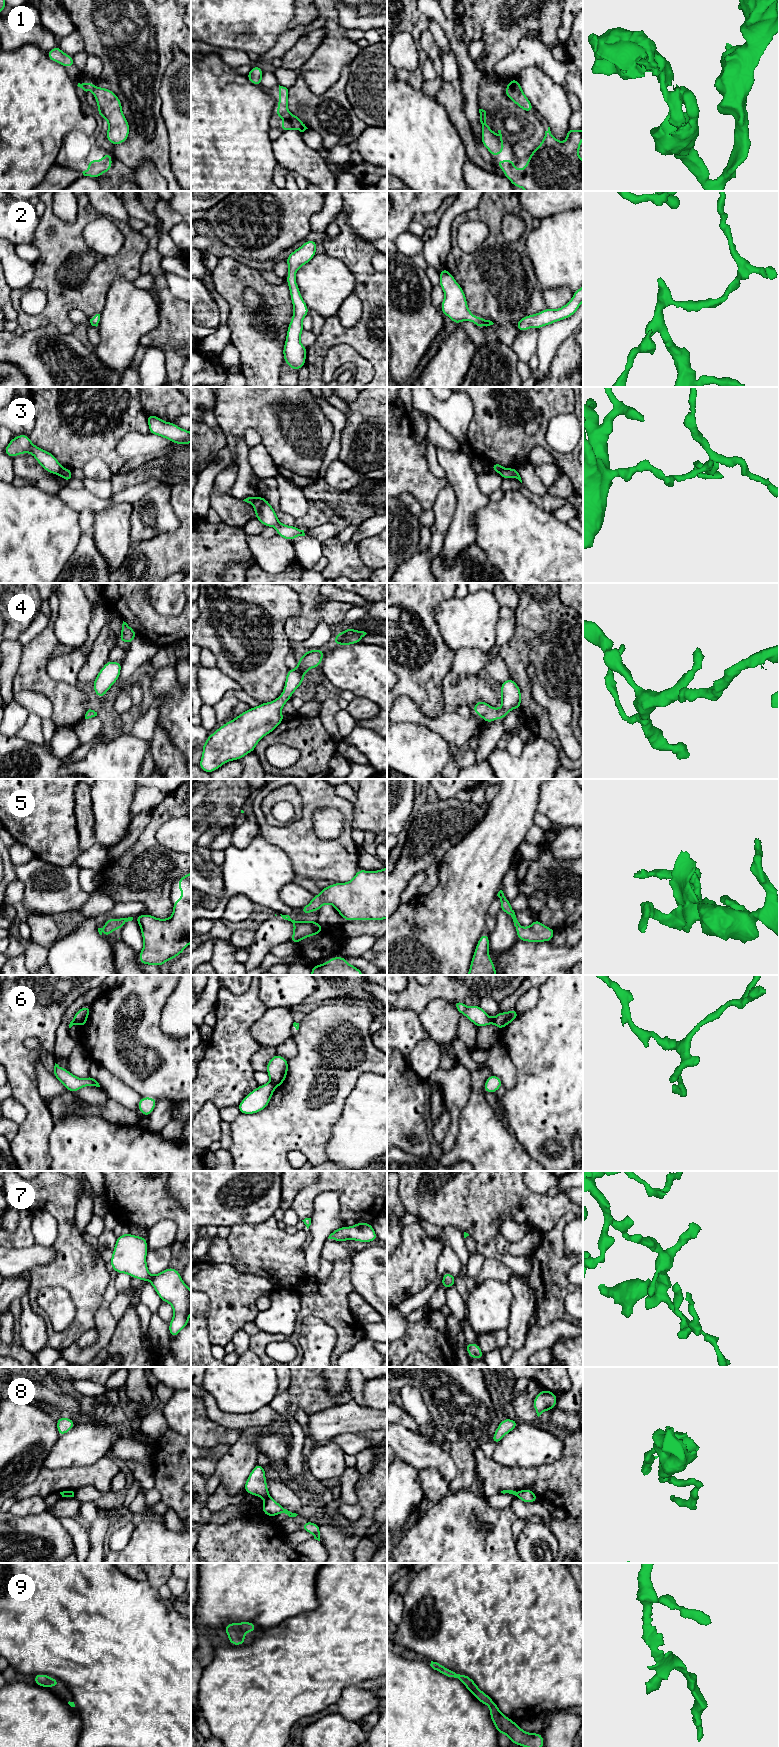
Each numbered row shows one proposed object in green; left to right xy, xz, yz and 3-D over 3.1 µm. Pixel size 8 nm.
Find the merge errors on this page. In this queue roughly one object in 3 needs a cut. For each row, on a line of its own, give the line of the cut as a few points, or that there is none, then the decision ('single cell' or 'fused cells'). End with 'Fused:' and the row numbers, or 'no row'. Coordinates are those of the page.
1: no cut | single cell
2: no cut | single cell
3: xz (258, 497), (252, 504) | fused cells
4: no cut | single cell
5: no cut | single cell
6: yz (497, 1015), (493, 1022) | fused cells
7: no cut | single cell
8: xz (269, 1495), (264, 1498) | fused cells
9: no cut | single cell
Fused: 3, 6, 8

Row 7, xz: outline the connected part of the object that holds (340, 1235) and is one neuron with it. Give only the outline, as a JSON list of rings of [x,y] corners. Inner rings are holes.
[[[357,1222],[351,1227],[343,1226],[336,1229],[329,1235],[329,1238],[338,1242],[345,1242],[346,1239],[358,1242],[374,1242],[378,1239],[371,1223],[361,1222]]]

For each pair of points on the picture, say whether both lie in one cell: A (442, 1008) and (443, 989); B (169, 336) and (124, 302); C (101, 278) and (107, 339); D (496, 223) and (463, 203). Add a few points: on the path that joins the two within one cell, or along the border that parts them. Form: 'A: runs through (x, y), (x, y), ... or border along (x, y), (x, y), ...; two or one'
A: border along (452, 1002), (446, 999), (433, 999), (423, 1010); two
B: border along (158, 303), (158, 324), (149, 330), (139, 342); two
C: border along (112, 284), (108, 290), (104, 308), (99, 313); two
D: border along (479, 201), (474, 208), (461, 213), (452, 220); two

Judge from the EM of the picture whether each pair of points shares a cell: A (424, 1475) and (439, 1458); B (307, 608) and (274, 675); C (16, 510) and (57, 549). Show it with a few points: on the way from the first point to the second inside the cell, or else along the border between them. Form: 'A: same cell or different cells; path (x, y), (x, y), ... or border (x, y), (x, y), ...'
A: different cells; border (419, 1469), (436, 1468), (447, 1484)
B: different cells; border (290, 617), (284, 631), (293, 644)
C: same cell; path (26, 520), (47, 539)

